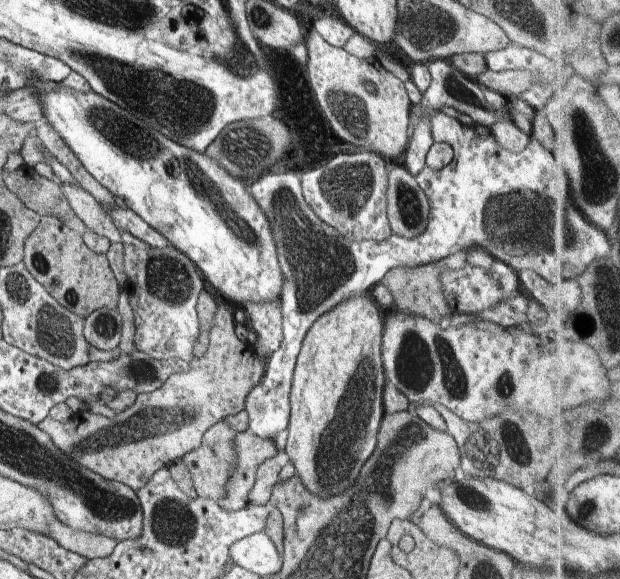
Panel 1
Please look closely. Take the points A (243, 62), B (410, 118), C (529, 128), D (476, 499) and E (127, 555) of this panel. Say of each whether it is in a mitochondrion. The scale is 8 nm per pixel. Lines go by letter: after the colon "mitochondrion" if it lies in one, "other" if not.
A: mitochondrion
B: other
C: other
D: mitochondrion
E: other

